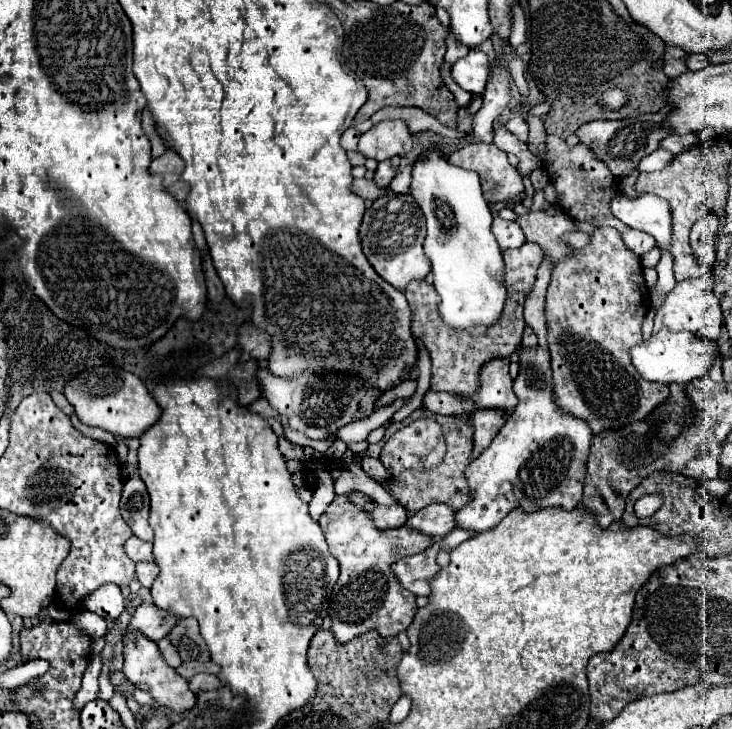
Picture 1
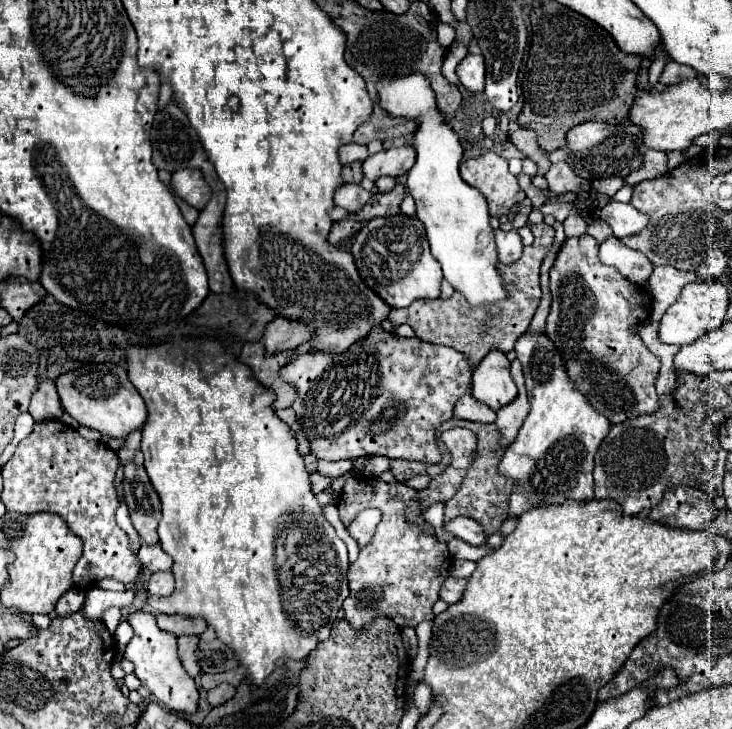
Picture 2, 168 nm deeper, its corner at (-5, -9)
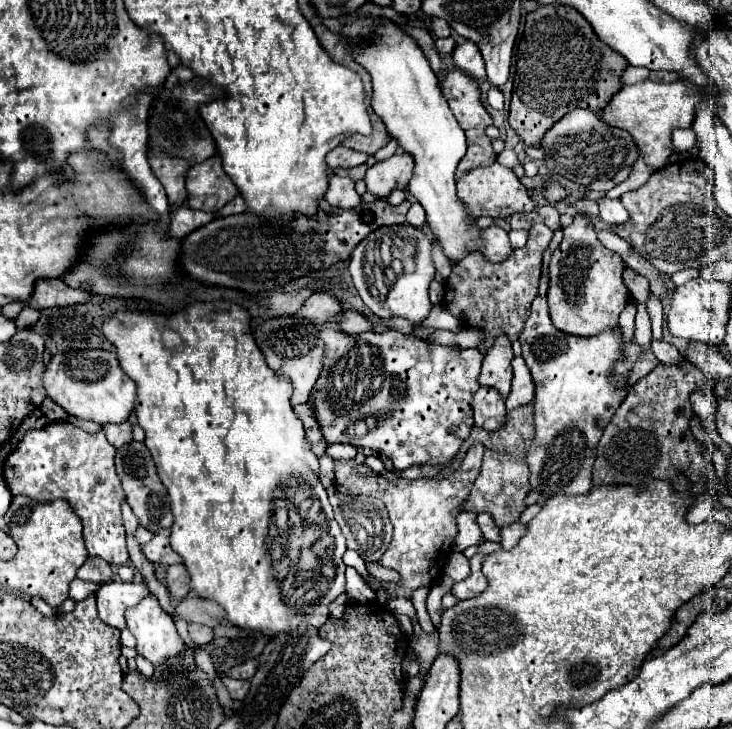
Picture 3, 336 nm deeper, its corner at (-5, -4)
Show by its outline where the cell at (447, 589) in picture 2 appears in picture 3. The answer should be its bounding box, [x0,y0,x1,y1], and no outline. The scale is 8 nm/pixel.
[451,553,487,599]

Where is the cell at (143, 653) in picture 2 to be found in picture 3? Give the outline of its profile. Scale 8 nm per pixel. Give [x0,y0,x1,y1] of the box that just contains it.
[125,595,185,665]

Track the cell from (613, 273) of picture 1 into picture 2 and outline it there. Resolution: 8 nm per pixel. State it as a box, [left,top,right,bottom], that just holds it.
[547,234,659,424]

